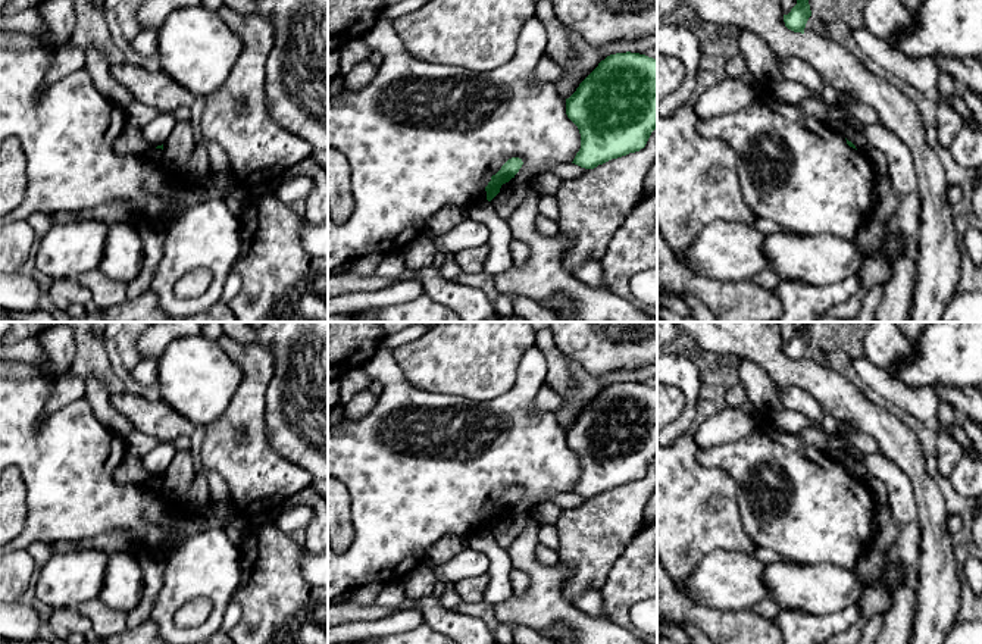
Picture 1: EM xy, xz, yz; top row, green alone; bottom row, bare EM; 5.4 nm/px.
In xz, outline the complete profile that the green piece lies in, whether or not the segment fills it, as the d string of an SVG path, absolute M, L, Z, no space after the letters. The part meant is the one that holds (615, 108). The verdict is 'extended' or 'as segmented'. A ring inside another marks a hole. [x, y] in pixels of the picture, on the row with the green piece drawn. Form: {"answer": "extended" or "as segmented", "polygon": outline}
{"answer": "as segmented", "polygon": "M631 51L607 56L566 99L566 115L581 134L581 149L572 163L594 169L639 151L657 128L657 59Z"}

